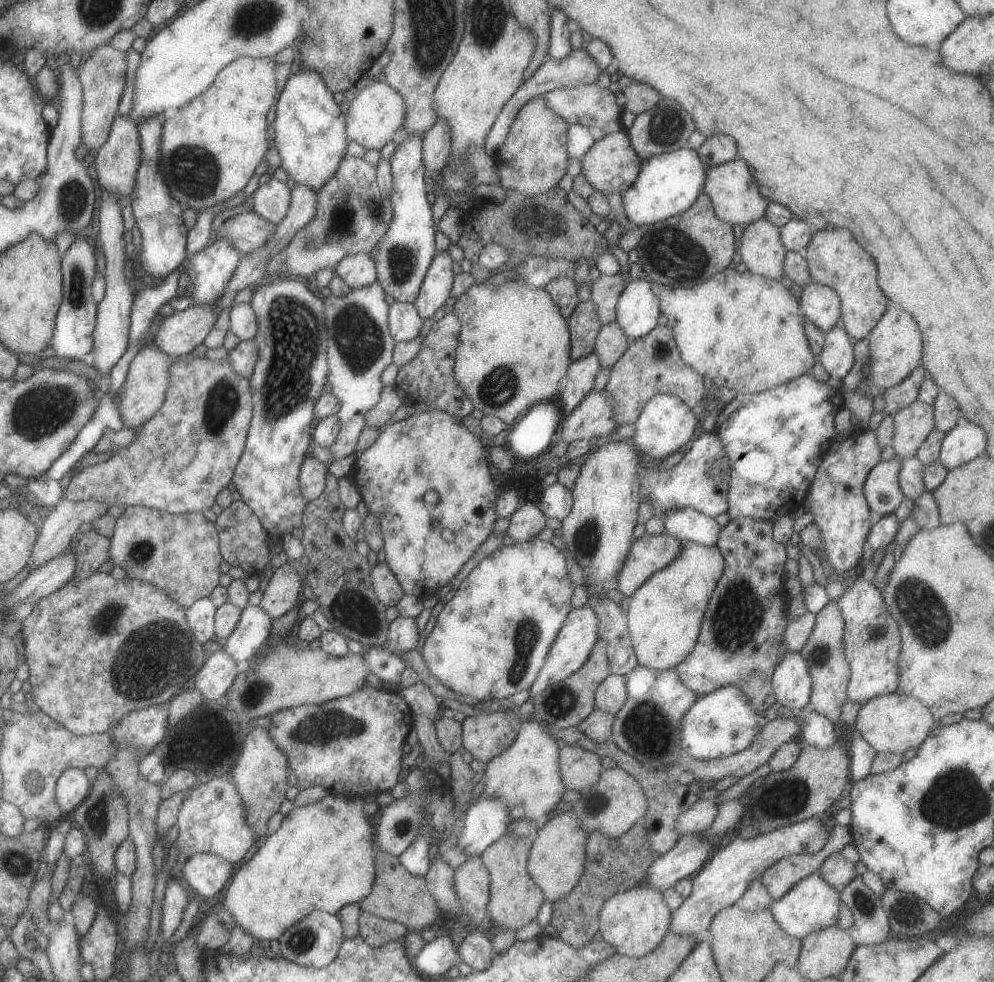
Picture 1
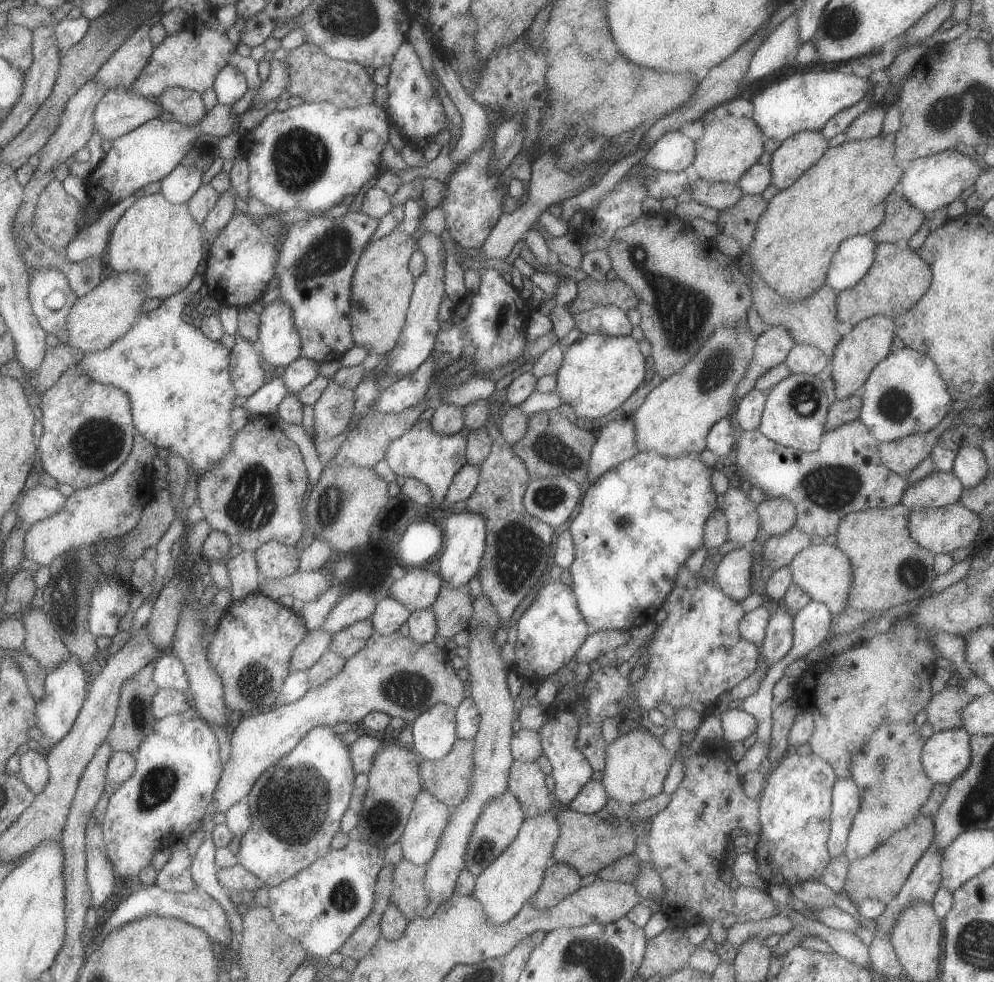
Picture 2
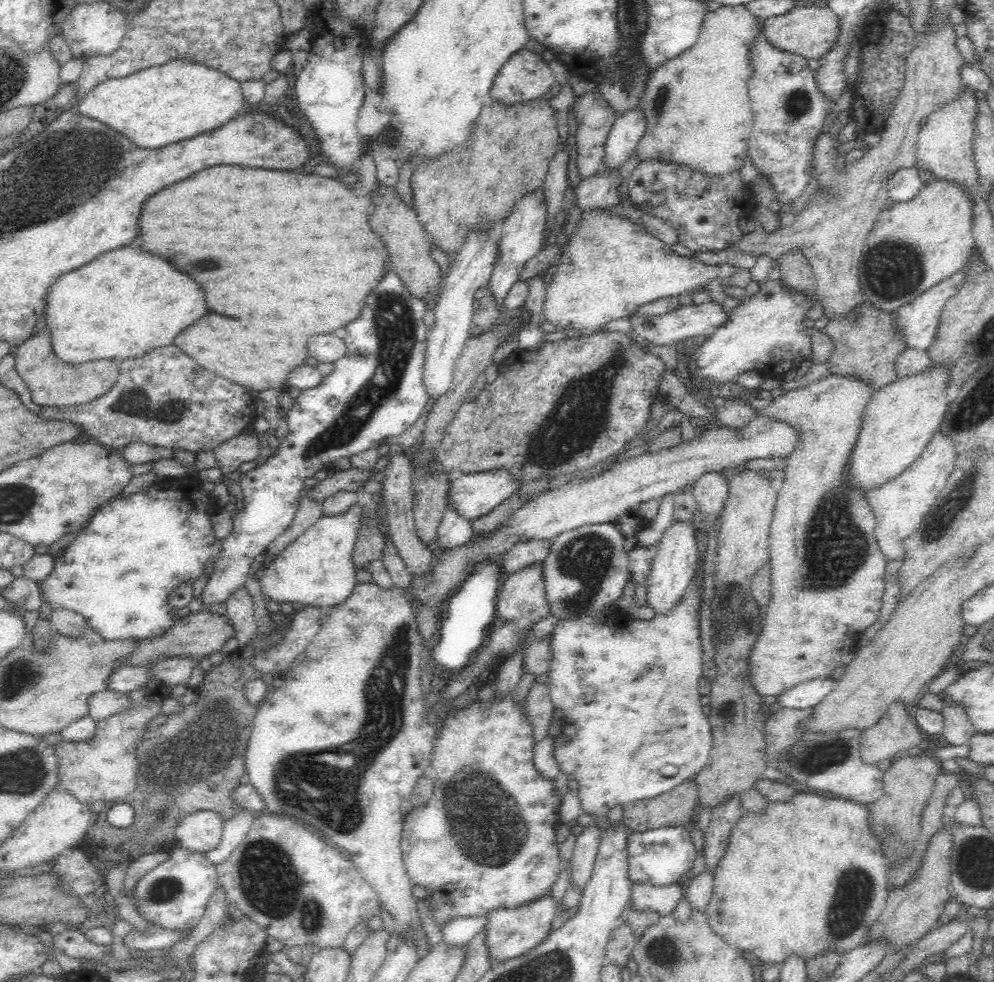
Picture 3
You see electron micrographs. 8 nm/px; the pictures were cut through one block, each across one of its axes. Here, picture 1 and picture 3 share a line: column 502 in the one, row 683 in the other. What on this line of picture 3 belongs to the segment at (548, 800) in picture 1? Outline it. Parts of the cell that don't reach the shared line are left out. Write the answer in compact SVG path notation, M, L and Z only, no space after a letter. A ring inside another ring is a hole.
M829 374L819 380L813 381L805 387L791 390L778 396L772 400L762 410L758 410L756 416L772 419L786 423L795 428L798 433L798 440L795 444L794 450L786 457L785 462L785 478L779 483L777 501L774 507L773 519L770 523L769 532L769 563L770 563L770 582L771 582L771 597L769 605L764 609L764 628L758 635L756 644L750 650L750 681L756 689L756 693L763 696L778 697L783 691L794 688L802 682L808 680L815 680L816 678L827 678L832 676L832 670L843 665L842 658L845 654L852 651L852 646L856 644L856 636L858 632L862 632L864 628L868 628L877 620L880 614L881 598L884 592L884 572L888 560L883 557L882 551L878 546L875 537L875 514L872 512L870 505L865 499L865 492L863 488L851 486L849 478L847 478L847 468L849 467L849 458L852 449L854 448L856 439L858 438L858 431L862 425L862 416L864 416L864 409L869 403L874 390L871 390L869 384L861 378L854 378L853 376L838 376L837 374Z

